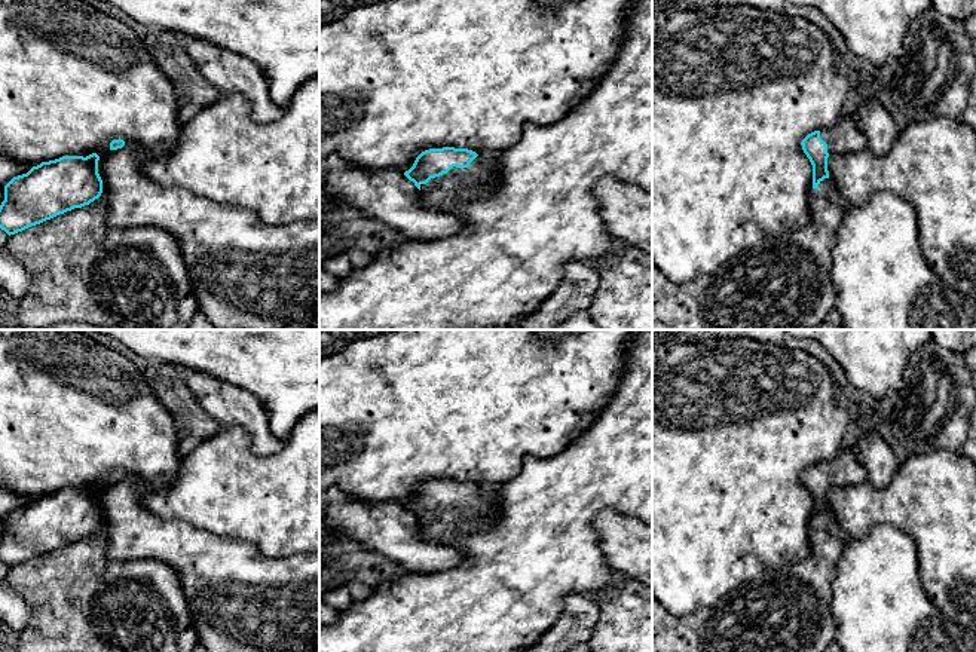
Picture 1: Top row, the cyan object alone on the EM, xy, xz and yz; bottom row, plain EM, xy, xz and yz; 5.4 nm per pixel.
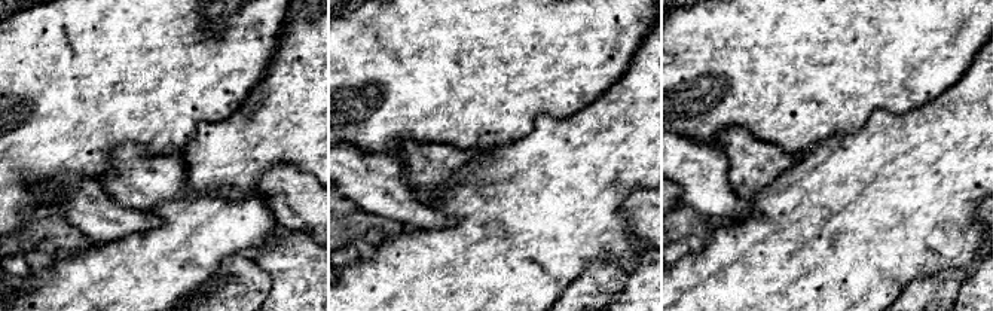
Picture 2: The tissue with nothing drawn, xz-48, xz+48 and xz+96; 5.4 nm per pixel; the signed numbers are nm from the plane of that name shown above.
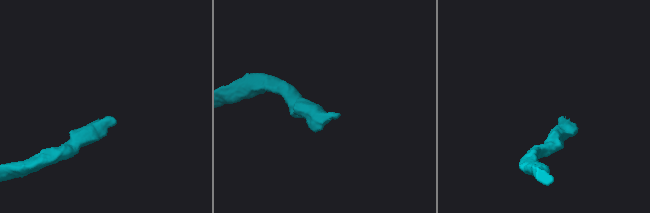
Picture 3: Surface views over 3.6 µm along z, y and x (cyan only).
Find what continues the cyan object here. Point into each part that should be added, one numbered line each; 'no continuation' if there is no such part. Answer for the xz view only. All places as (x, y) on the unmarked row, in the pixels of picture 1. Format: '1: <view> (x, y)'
1: xz (459, 519)

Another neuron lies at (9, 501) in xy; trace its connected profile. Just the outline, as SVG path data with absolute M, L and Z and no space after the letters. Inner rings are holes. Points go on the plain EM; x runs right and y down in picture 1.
M0 489L0 520L4 518L18 508L27 506L33 499L18 496L10 490Z

